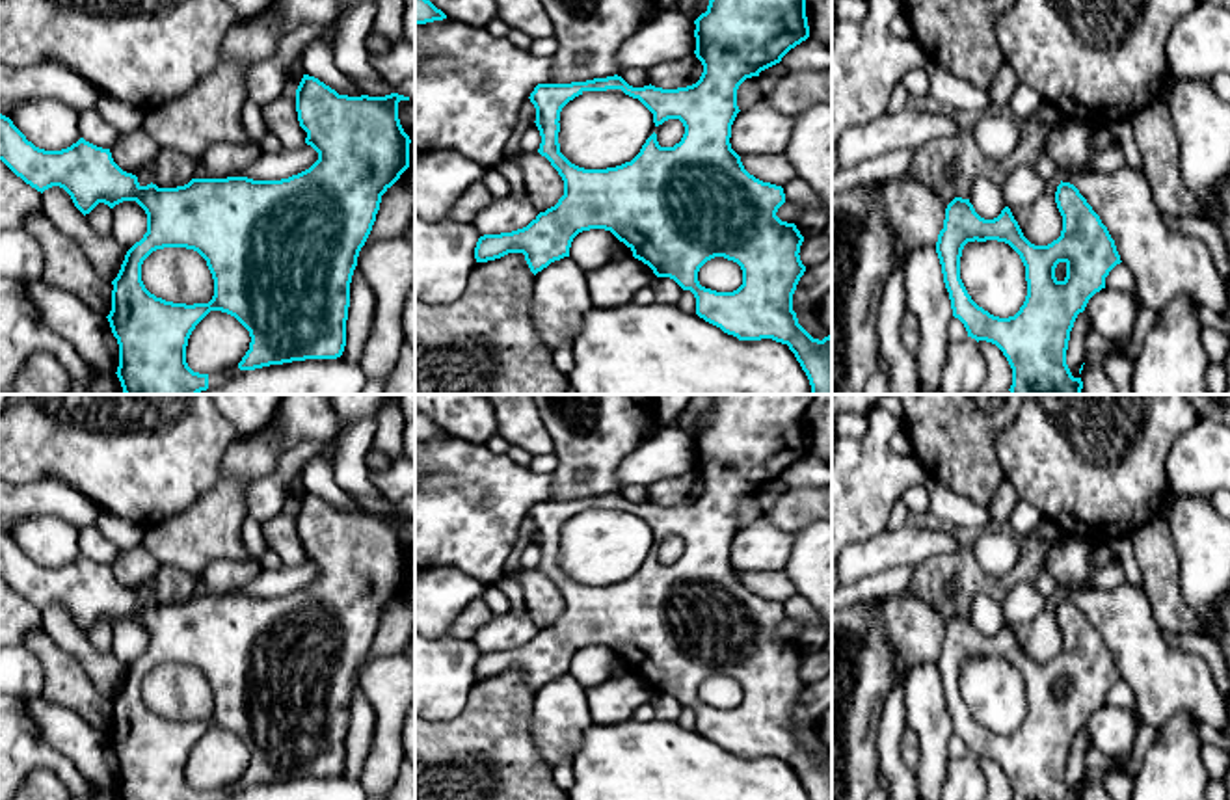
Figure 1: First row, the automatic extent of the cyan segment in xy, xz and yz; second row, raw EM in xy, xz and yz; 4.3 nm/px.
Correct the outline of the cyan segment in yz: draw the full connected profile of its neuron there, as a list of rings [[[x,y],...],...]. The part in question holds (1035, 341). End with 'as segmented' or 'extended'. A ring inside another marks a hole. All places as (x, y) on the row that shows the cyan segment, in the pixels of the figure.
[[[1061,180],[1055,203],[1063,216],[1063,231],[1048,246],[1031,244],[1009,207],[997,218],[984,220],[975,212],[969,199],[962,197],[955,197],[947,205],[943,229],[936,242],[953,316],[964,324],[968,337],[977,342],[992,342],[1003,352],[1012,368],[1010,394],[1081,394],[1083,381],[1081,378],[1074,378],[1066,365],[1070,331],[1089,300],[1105,288],[1109,272],[1122,262],[1107,227],[1074,184]],[[975,240],[1005,242],[1020,255],[1025,266],[1027,296],[1014,316],[994,316],[968,294],[960,279],[960,257],[964,246]]]; as segmented

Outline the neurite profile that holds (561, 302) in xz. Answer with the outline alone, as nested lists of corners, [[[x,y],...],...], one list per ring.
[[[573,259],[555,260],[534,275],[534,327],[551,352],[577,339],[590,307],[586,272]]]

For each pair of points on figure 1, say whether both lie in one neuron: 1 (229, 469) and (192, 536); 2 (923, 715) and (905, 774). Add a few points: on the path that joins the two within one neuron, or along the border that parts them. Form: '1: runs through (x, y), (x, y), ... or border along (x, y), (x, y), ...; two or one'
1: border along (218, 479), (239, 479), (248, 484); two
2: border along (903, 683), (905, 722), (909, 726); two

